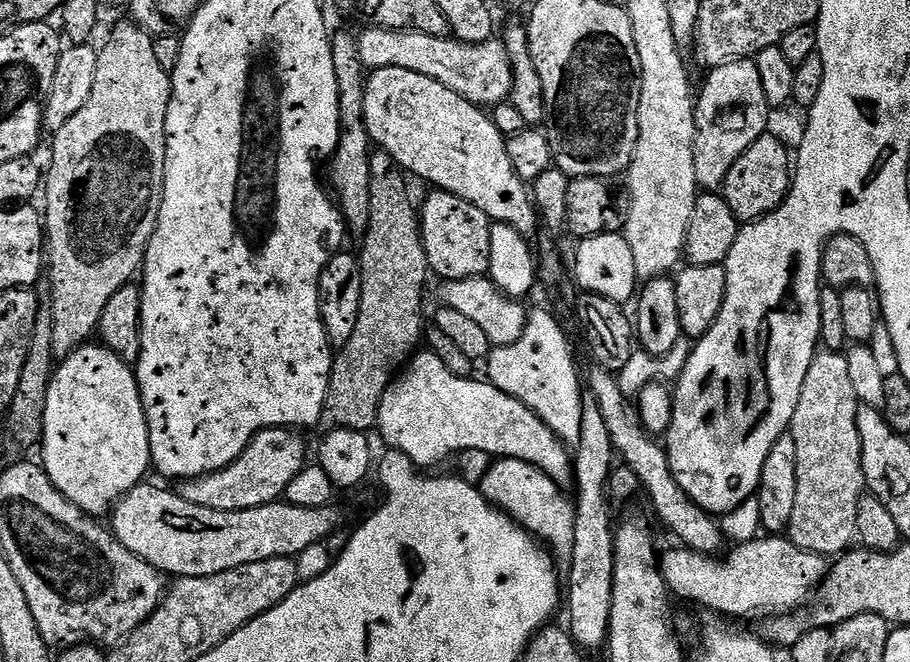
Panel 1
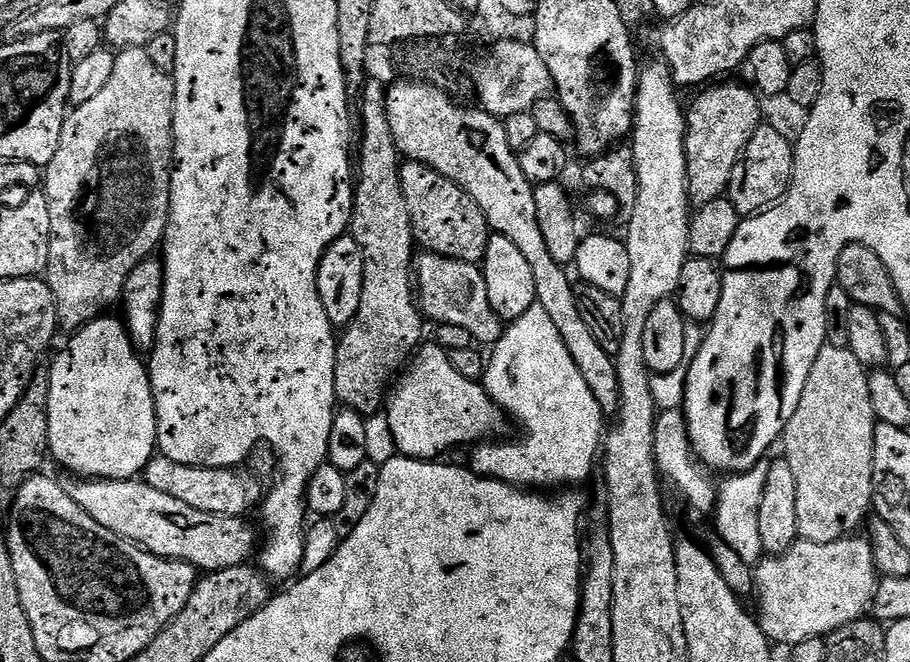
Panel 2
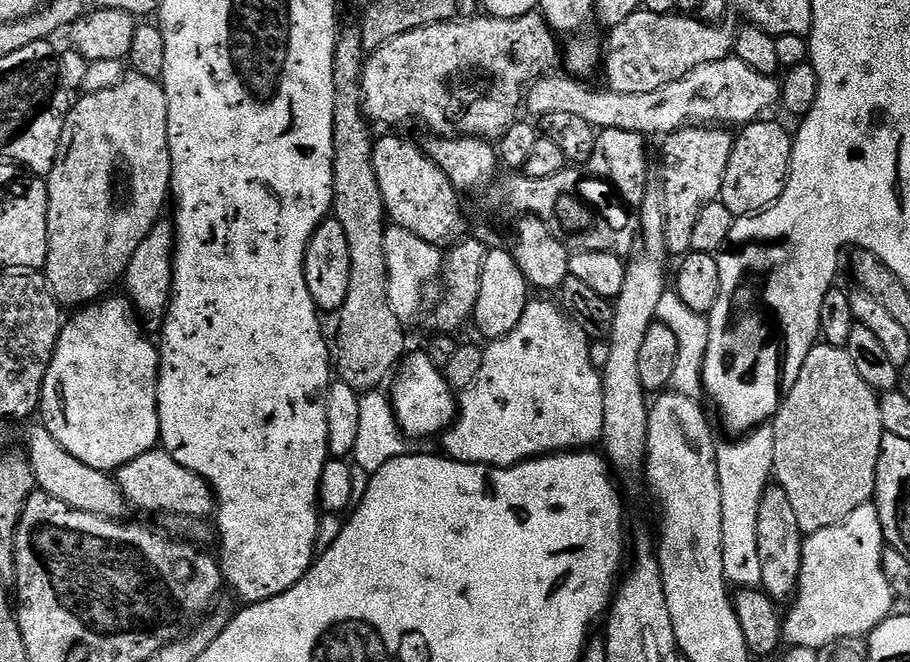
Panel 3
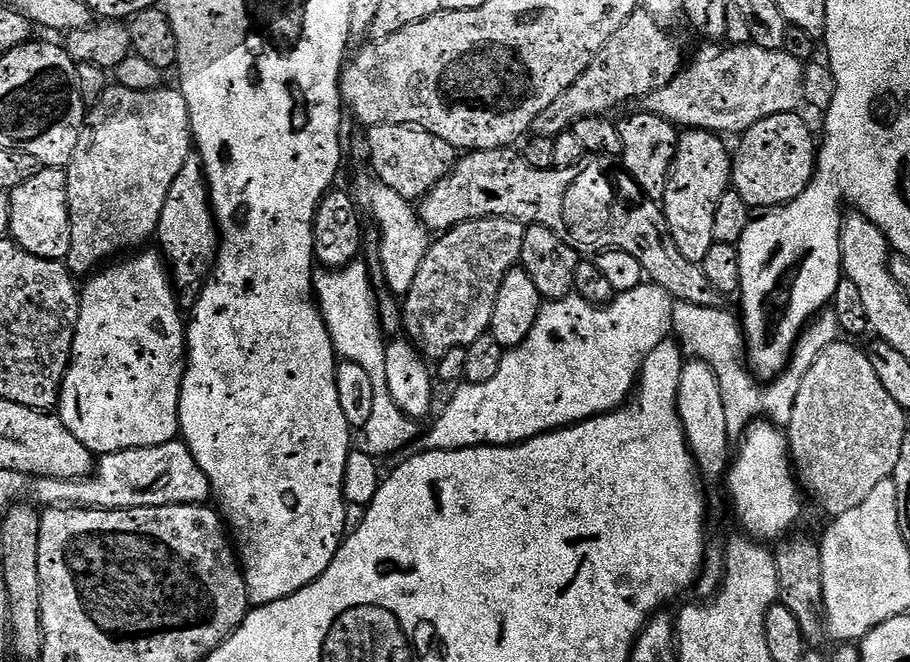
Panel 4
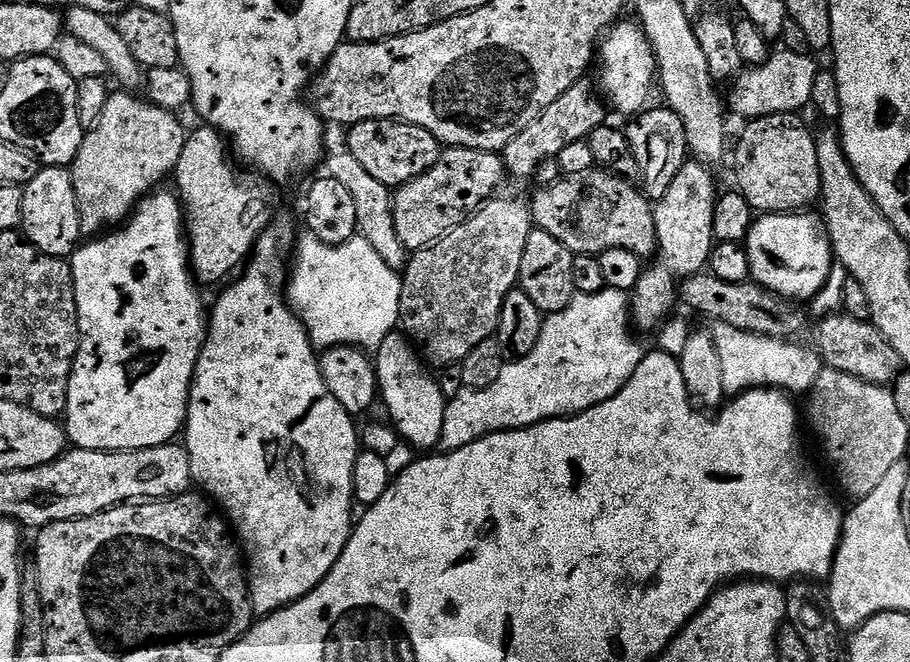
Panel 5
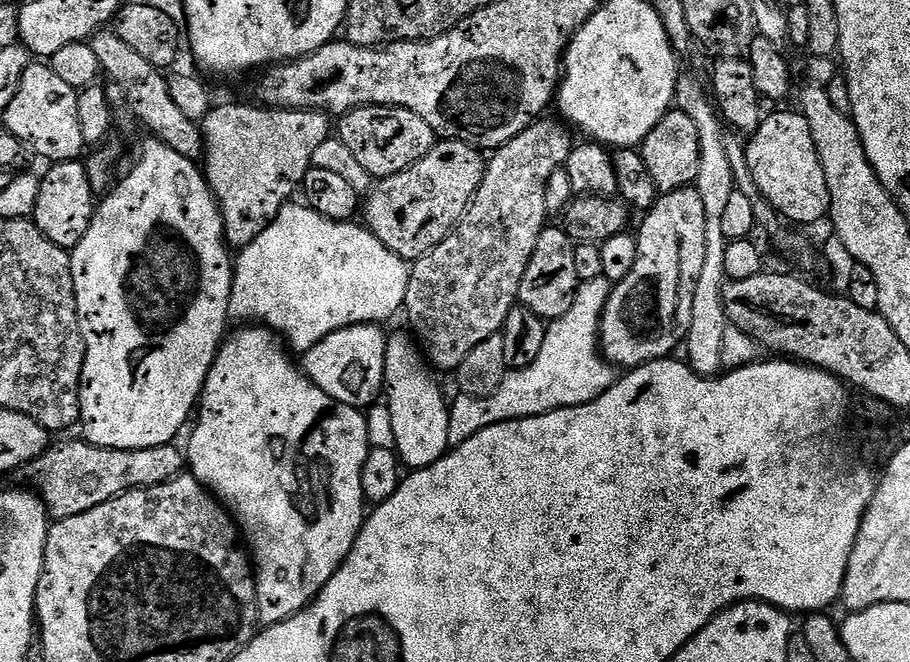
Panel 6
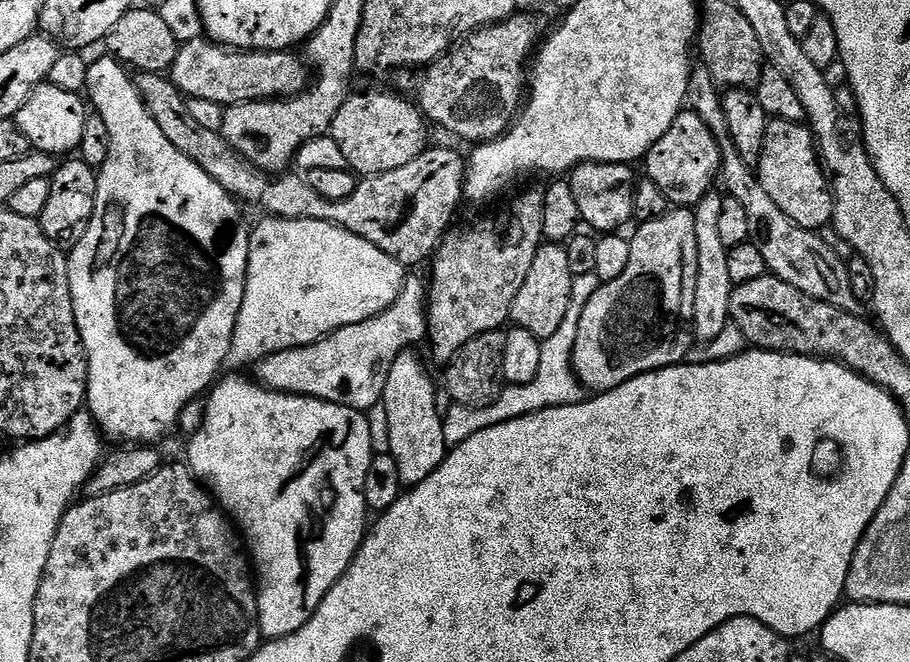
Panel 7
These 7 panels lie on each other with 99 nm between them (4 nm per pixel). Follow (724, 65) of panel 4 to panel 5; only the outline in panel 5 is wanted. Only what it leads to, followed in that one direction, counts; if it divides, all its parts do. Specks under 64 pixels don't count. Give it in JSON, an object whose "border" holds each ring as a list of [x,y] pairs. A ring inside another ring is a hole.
{"border":[[[792,50],[771,53],[760,65],[751,65],[743,69],[735,77],[728,97],[729,109],[744,117],[744,120],[753,120],[758,117],[773,116],[776,113],[800,112],[811,103],[814,80],[820,71],[815,57],[804,55]]]}

